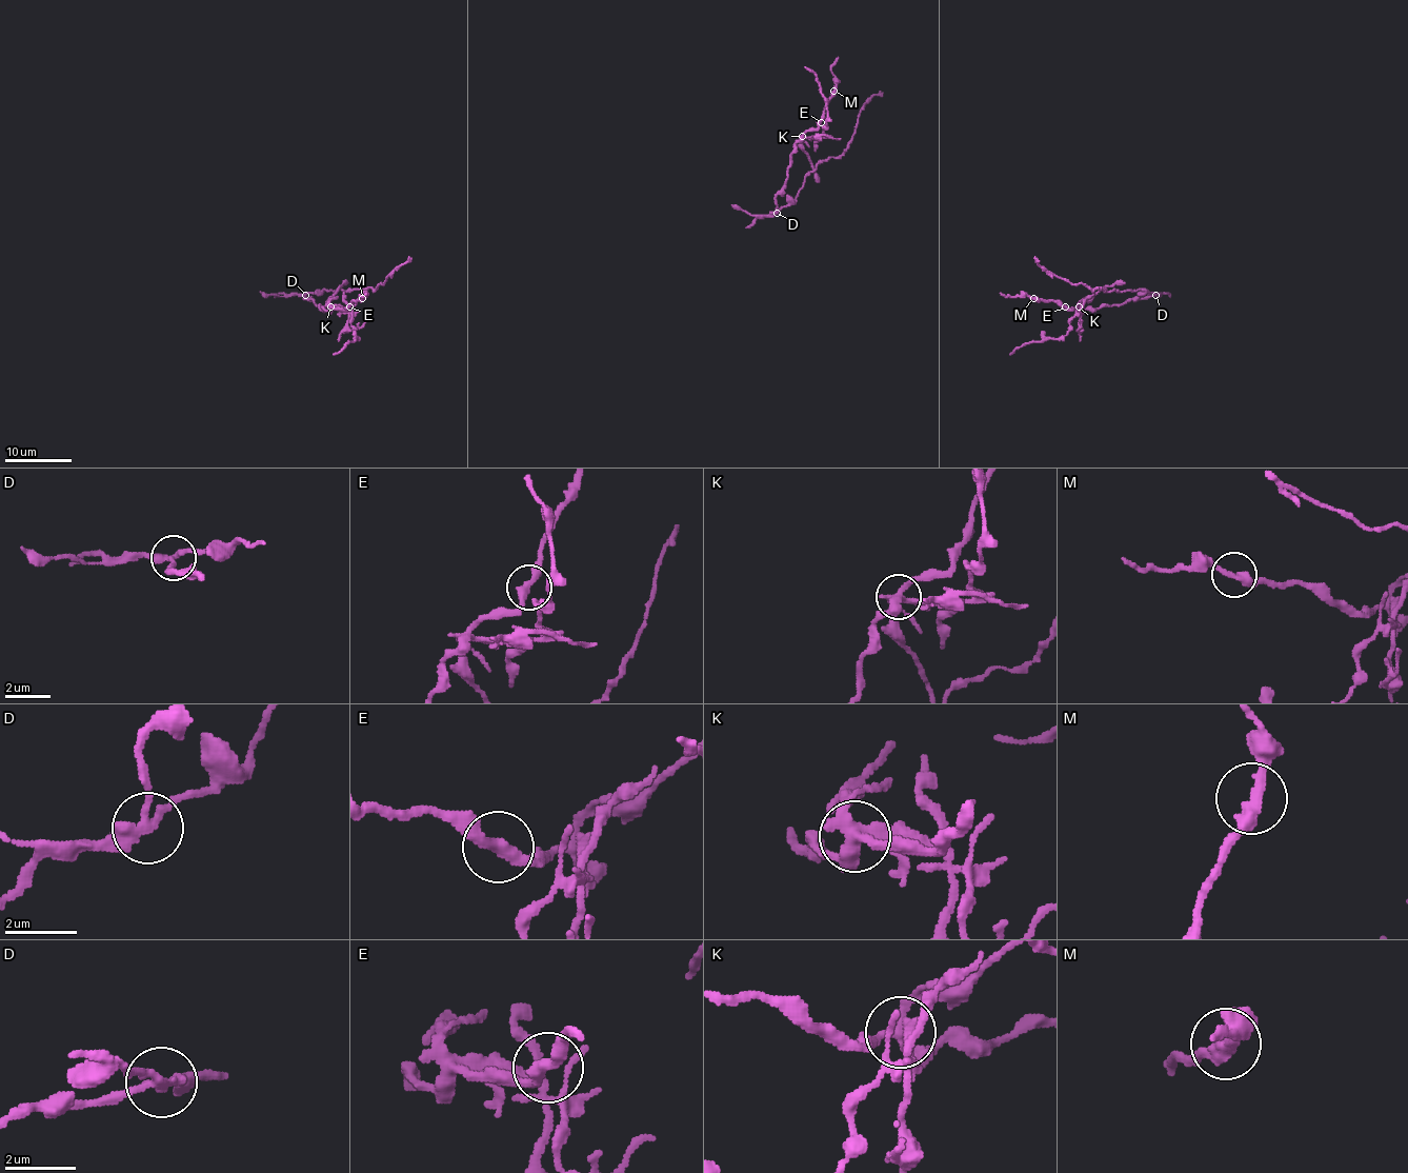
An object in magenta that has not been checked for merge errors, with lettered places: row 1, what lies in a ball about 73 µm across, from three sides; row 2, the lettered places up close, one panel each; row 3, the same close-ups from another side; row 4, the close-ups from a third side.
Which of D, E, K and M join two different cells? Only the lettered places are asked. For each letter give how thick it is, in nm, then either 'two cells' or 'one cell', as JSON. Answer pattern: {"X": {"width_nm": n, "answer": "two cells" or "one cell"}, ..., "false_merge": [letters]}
{"D": {"width_nm": 260, "answer": "two cells"}, "E": {"width_nm": 340, "answer": "one cell"}, "K": {"width_nm": 340, "answer": "two cells"}, "M": {"width_nm": 320, "answer": "one cell"}, "false_merge": ["D", "K"]}

